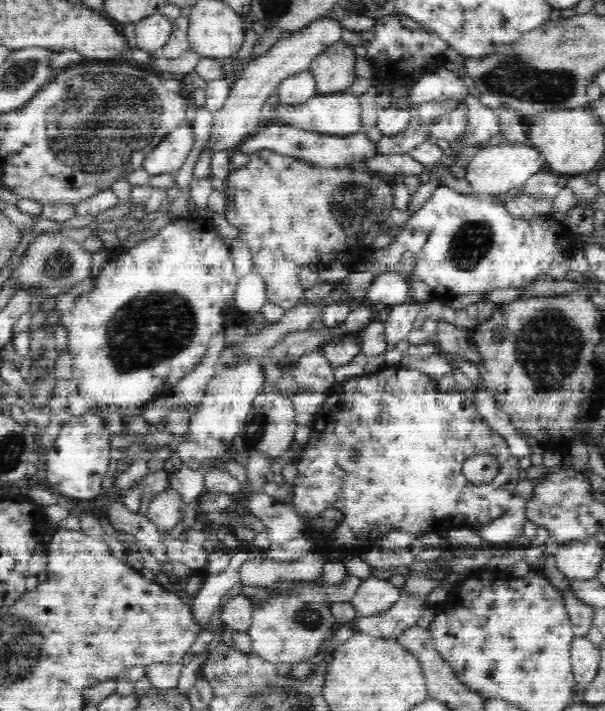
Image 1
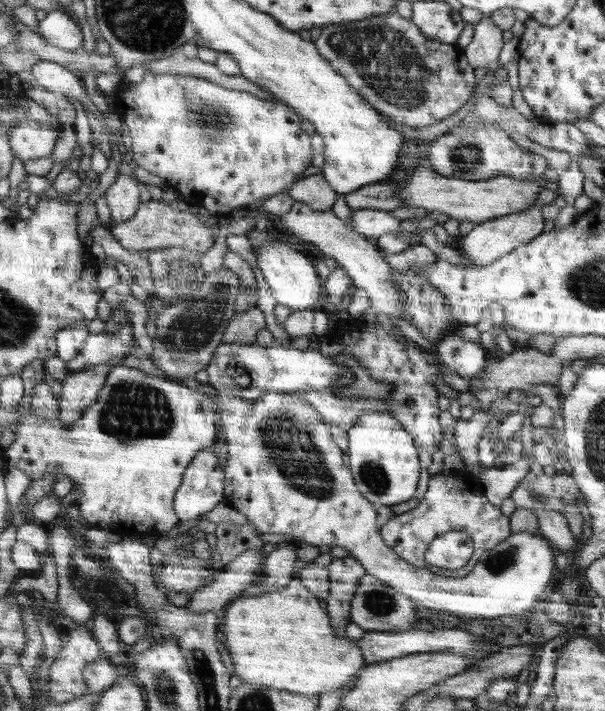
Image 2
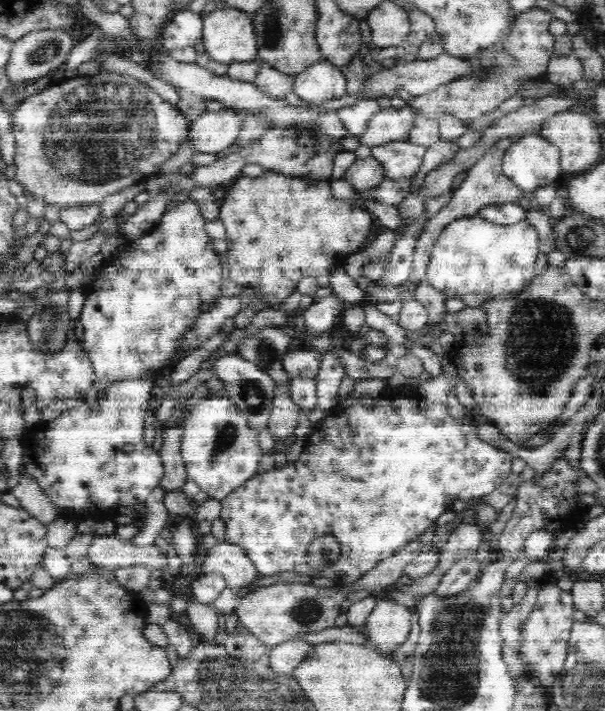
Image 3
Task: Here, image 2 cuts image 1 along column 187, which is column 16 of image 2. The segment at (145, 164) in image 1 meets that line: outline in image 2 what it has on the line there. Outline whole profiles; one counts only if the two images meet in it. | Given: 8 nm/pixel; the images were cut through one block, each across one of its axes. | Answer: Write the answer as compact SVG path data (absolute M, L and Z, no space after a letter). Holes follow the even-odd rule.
M22 120L9 132L15 155L25 166L36 158L51 155L58 140L52 126L40 124L36 120Z

